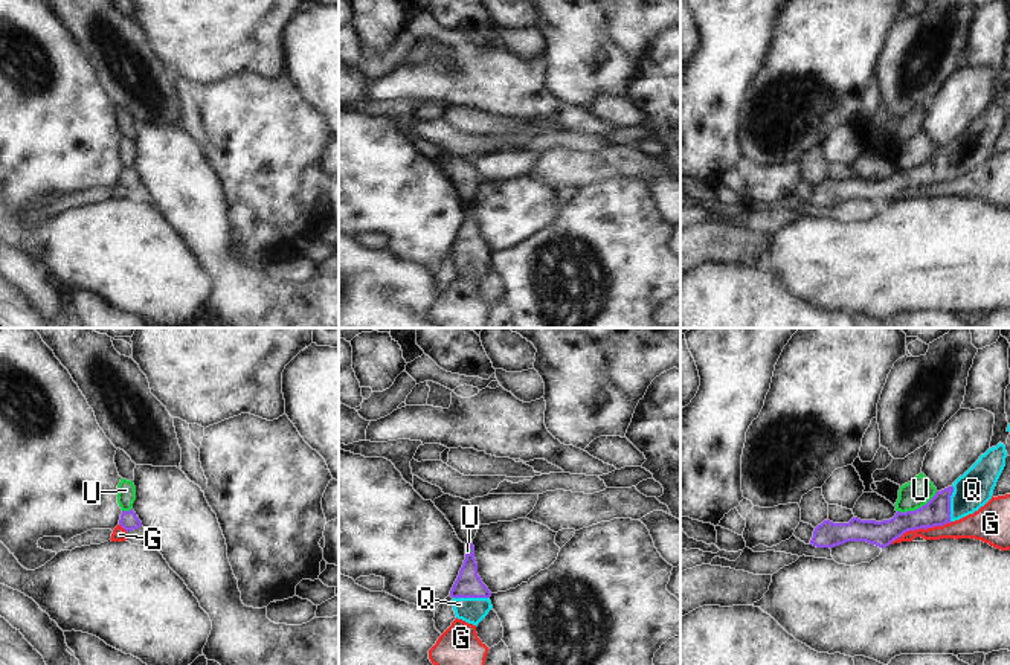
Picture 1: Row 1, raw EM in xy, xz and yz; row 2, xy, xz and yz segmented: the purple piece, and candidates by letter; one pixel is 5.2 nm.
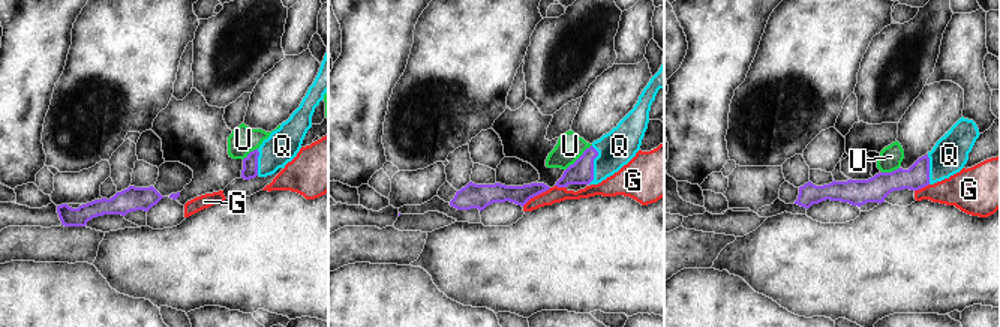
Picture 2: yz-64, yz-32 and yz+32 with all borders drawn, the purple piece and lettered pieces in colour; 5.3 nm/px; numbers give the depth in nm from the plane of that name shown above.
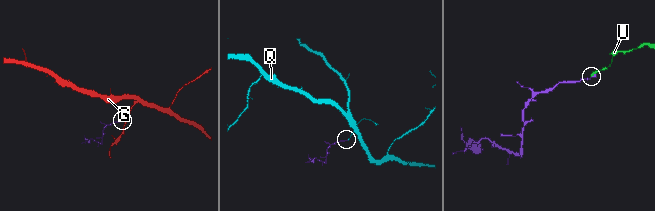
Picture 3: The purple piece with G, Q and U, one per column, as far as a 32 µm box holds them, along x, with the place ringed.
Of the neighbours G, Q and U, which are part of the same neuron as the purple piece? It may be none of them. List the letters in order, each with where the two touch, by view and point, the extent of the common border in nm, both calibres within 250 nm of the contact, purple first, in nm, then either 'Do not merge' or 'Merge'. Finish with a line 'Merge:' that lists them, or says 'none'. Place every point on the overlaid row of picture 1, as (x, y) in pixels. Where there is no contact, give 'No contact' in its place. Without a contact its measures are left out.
G: Touches purple at yz (920, 528). Shared border 340 nm. Thickness 140 nm (purple) against 120 nm. Do not merge
Q: Touches purple at xz (472, 597). Shared border 190 nm. Thickness 140 nm (purple) against 140 nm. Merge
U: Touches purple at yz (919, 508). Shared border 240 nm. Thickness 140 nm (purple) against 150 nm. Do not merge
Merge: Q

